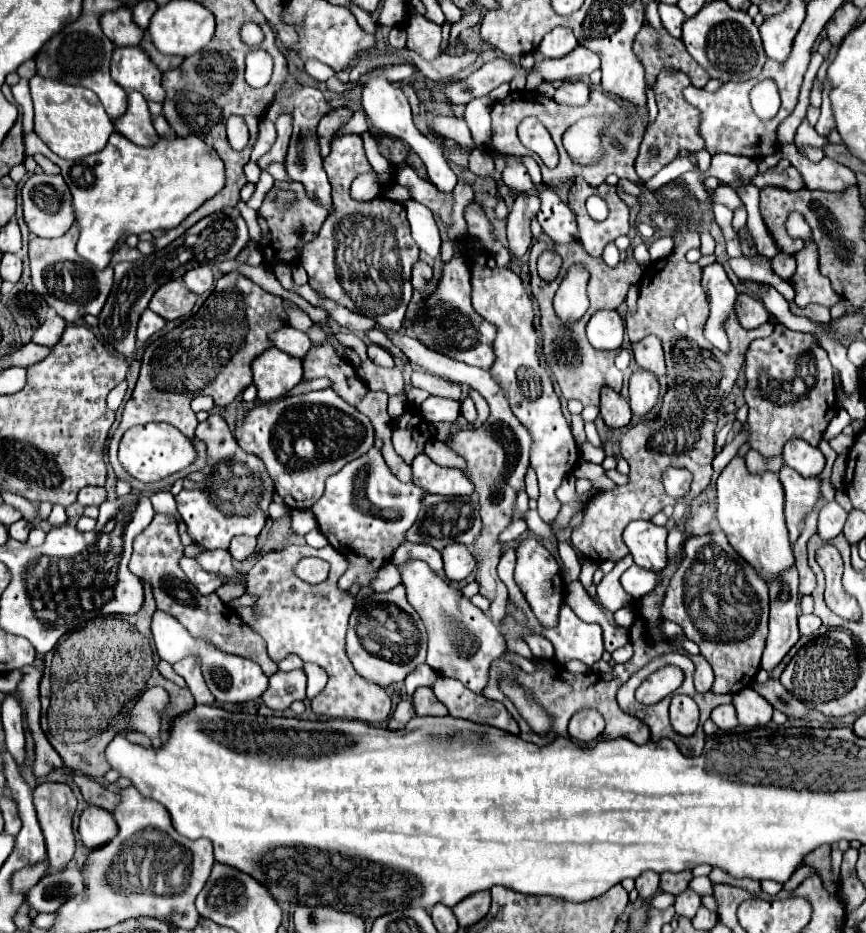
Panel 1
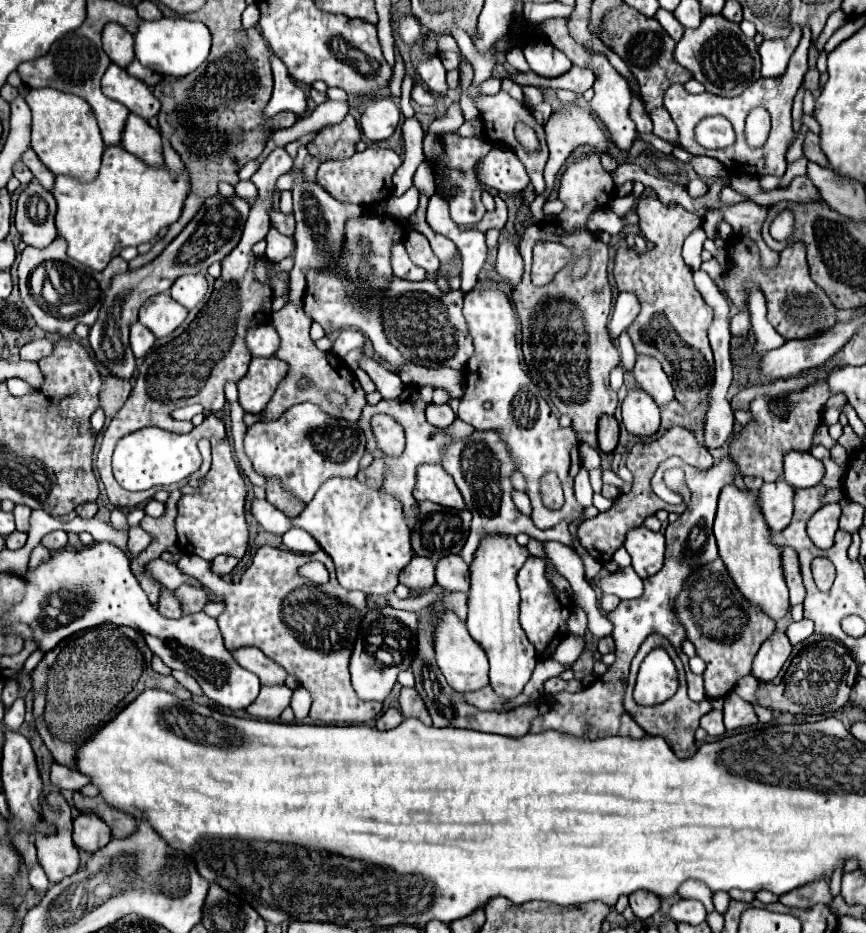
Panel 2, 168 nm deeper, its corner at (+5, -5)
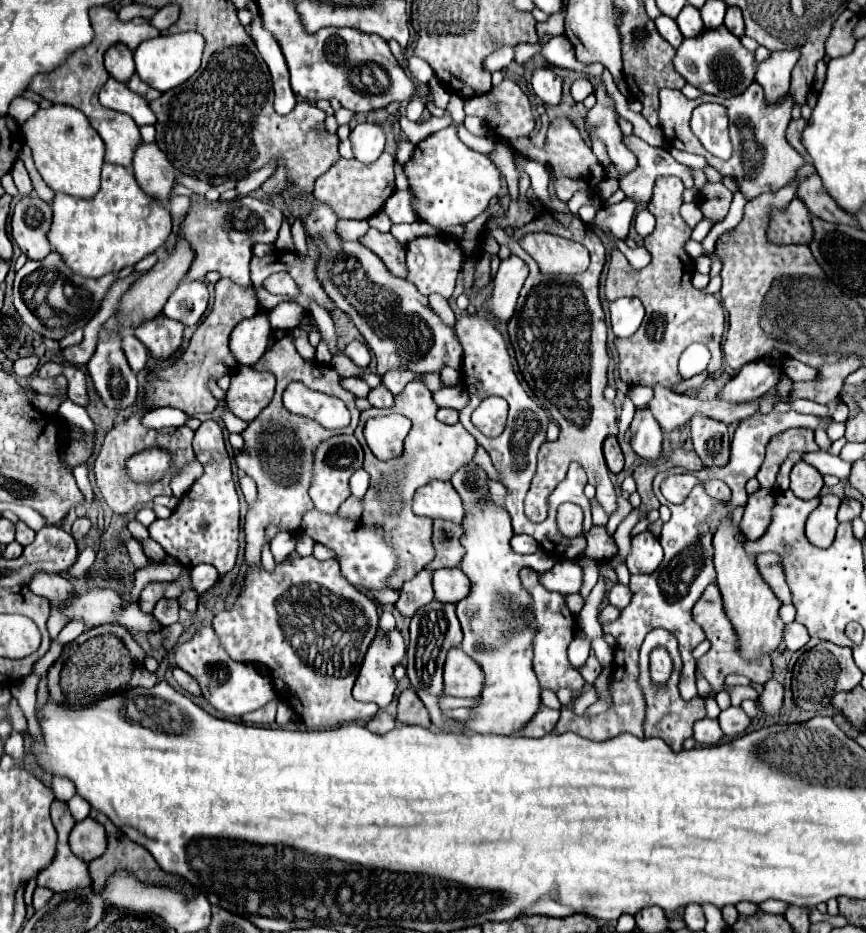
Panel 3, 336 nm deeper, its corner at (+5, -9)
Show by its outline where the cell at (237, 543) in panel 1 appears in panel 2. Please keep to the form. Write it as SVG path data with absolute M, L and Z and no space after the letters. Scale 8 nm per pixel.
M216 556L212 562L210 562L210 568L214 574L218 576L226 576L232 572L232 568L238 564L238 558L232 558L232 556Z

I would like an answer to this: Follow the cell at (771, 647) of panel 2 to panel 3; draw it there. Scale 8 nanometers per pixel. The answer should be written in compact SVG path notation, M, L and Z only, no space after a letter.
M772 676L766 684L764 684L764 692L760 694L760 698L758 698L758 706L760 706L760 710L764 712L764 714L776 714L778 710L780 710L780 706L782 706L782 698L784 698L784 694L782 694L784 690L782 690L782 686L780 686L780 682Z

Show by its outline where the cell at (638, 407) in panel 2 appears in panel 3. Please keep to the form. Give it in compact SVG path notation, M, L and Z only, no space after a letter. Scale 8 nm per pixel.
M638 408L630 424L632 448L646 460L658 460L662 452L662 428L652 416L650 408Z

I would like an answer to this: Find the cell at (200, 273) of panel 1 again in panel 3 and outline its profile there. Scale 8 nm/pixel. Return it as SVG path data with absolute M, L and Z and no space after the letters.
M182 280L178 288L170 294L162 314L182 322L184 326L194 326L200 322L208 306L208 288L202 280Z

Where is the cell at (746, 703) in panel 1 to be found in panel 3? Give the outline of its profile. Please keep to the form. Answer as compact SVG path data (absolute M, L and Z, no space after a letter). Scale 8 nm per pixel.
M730 706L730 708L722 710L720 716L718 716L718 722L722 726L722 732L730 738L744 734L746 728L750 726L748 714L742 708L736 708L736 706Z

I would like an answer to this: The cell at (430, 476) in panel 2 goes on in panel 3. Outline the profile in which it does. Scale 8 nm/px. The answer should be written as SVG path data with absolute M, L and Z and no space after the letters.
M432 480L426 486L418 488L412 504L414 514L428 518L446 518L454 522L462 522L464 506L450 482Z

